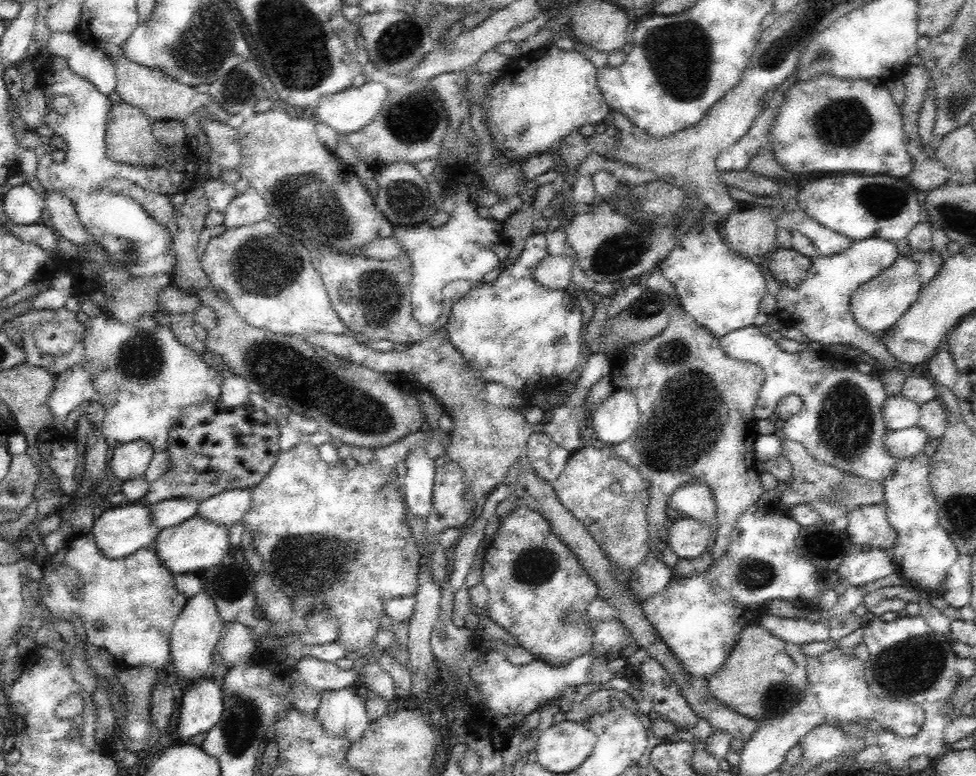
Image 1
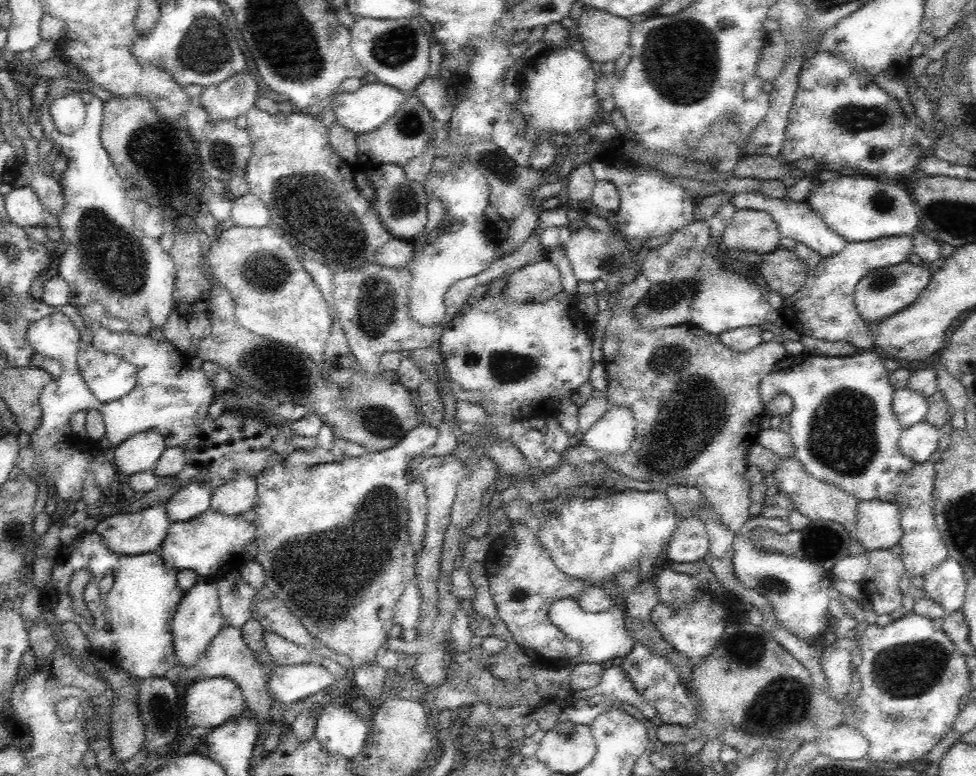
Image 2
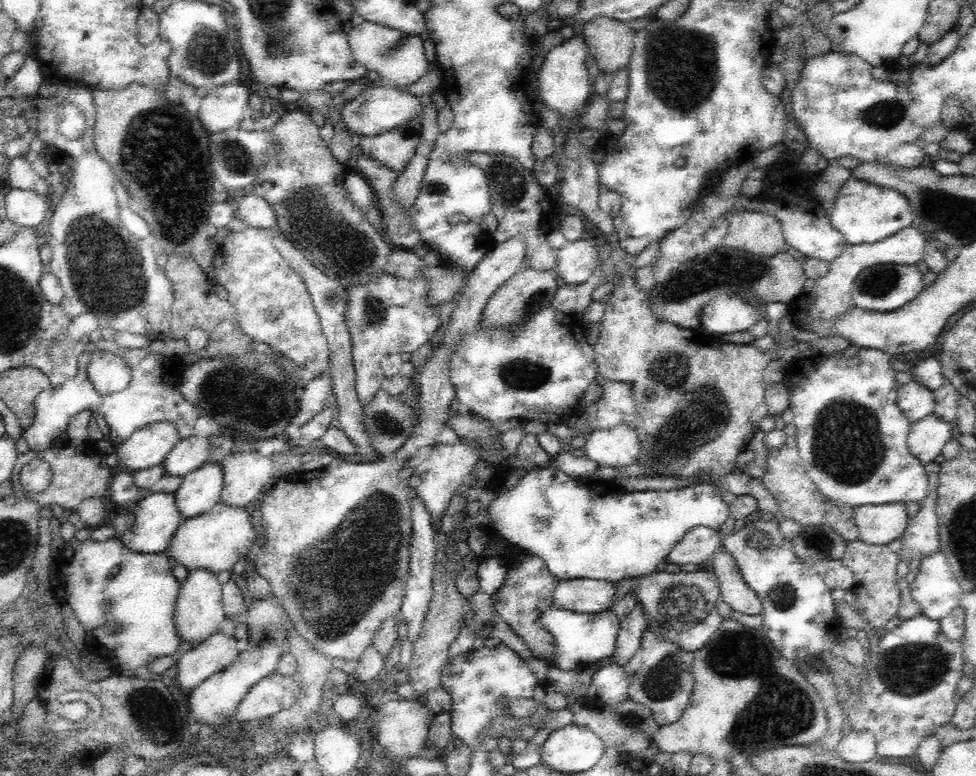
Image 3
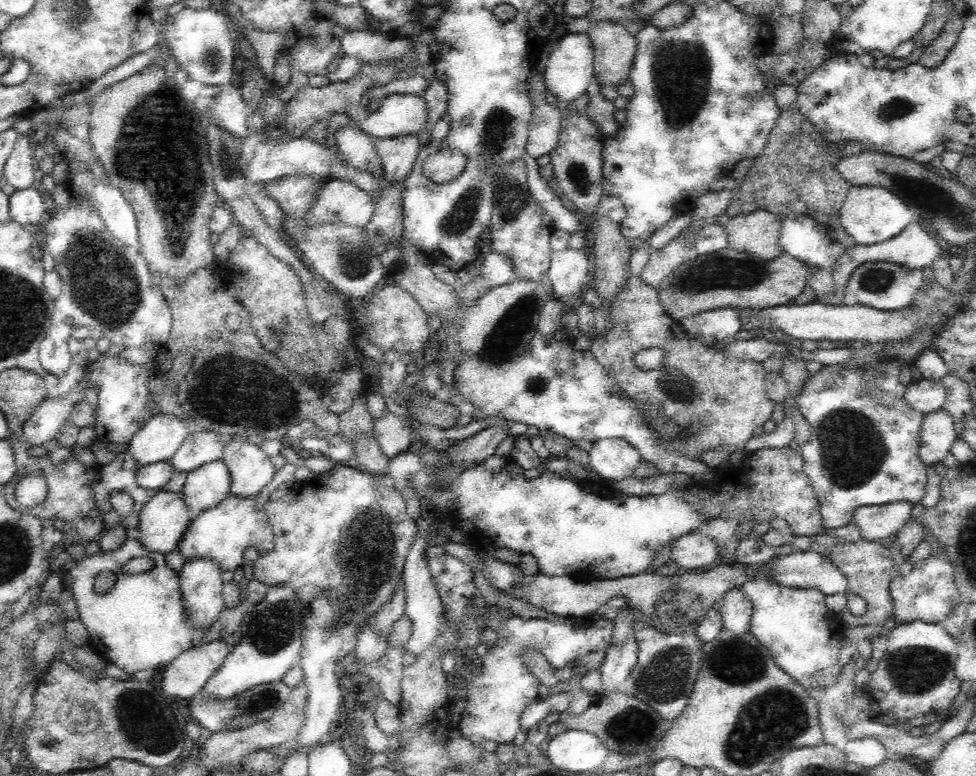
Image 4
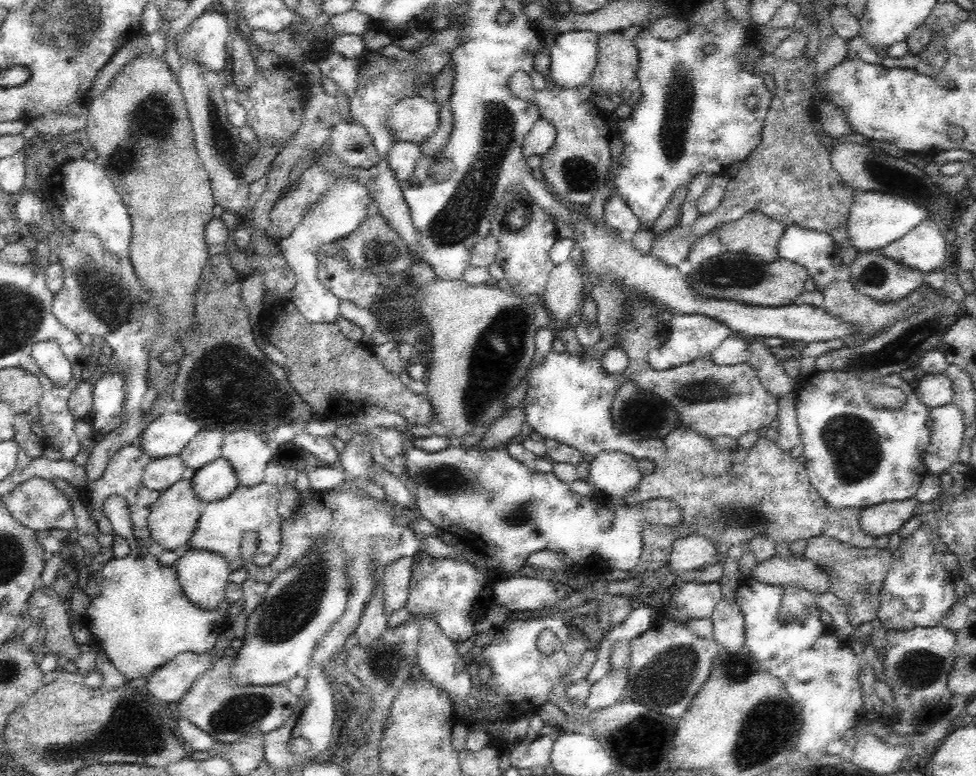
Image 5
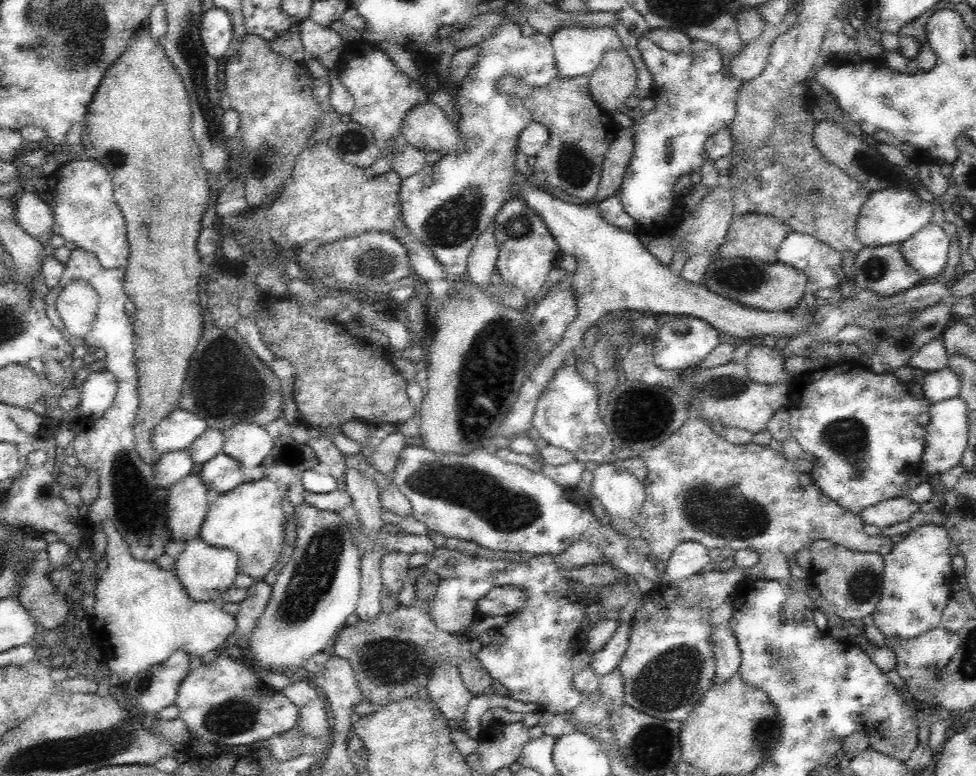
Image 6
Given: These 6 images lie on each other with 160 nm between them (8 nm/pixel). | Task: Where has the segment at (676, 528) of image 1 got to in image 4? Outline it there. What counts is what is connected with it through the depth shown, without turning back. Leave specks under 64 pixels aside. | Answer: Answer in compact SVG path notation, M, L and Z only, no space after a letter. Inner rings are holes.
M696 529L673 542L671 560L687 570L705 570L712 562L719 561L718 549L712 538Z

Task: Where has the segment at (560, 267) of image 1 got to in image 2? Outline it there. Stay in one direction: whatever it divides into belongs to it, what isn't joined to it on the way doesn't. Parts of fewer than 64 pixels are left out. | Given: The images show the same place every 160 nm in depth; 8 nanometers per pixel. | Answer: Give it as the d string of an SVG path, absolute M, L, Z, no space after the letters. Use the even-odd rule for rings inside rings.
M548 258L512 271L503 289L506 296L520 302L546 302L562 290L560 271Z

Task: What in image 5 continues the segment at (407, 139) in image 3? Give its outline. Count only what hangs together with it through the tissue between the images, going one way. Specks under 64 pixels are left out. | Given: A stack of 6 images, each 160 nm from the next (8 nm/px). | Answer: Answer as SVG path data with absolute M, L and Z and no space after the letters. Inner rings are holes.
M396 140L386 154L386 161L399 181L410 180L420 156L422 152L418 143Z

